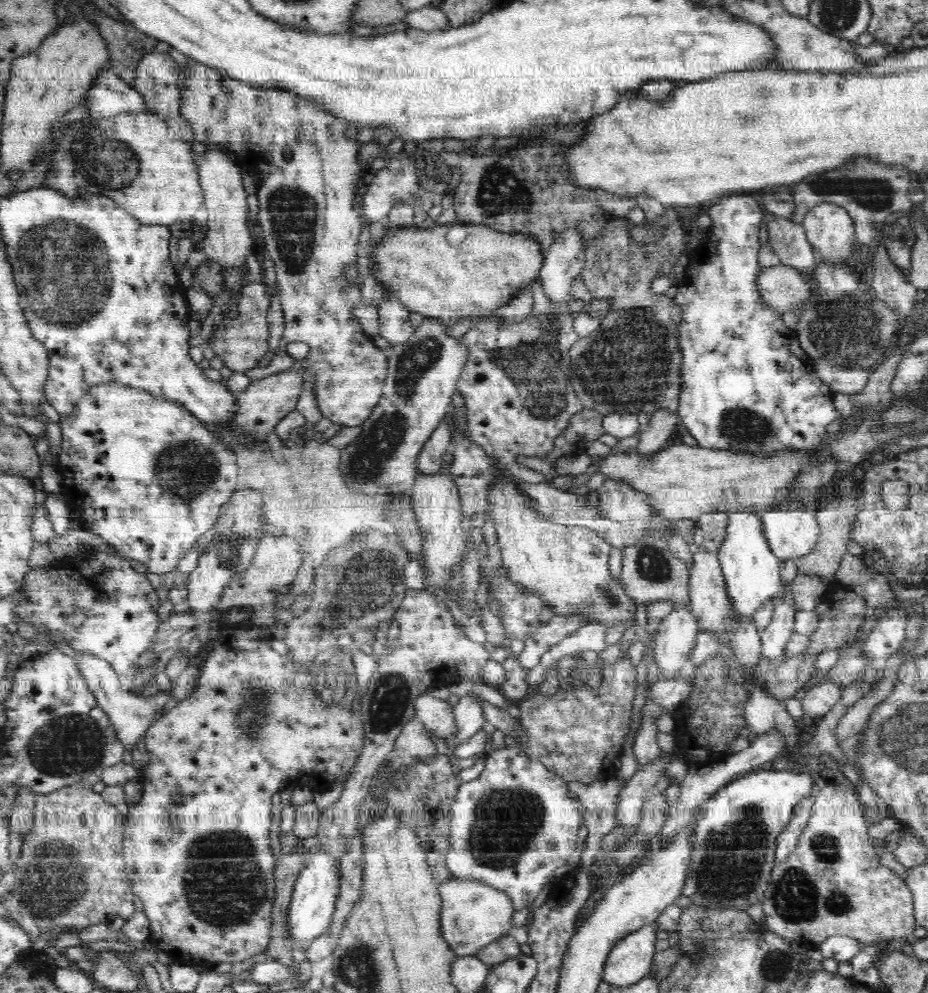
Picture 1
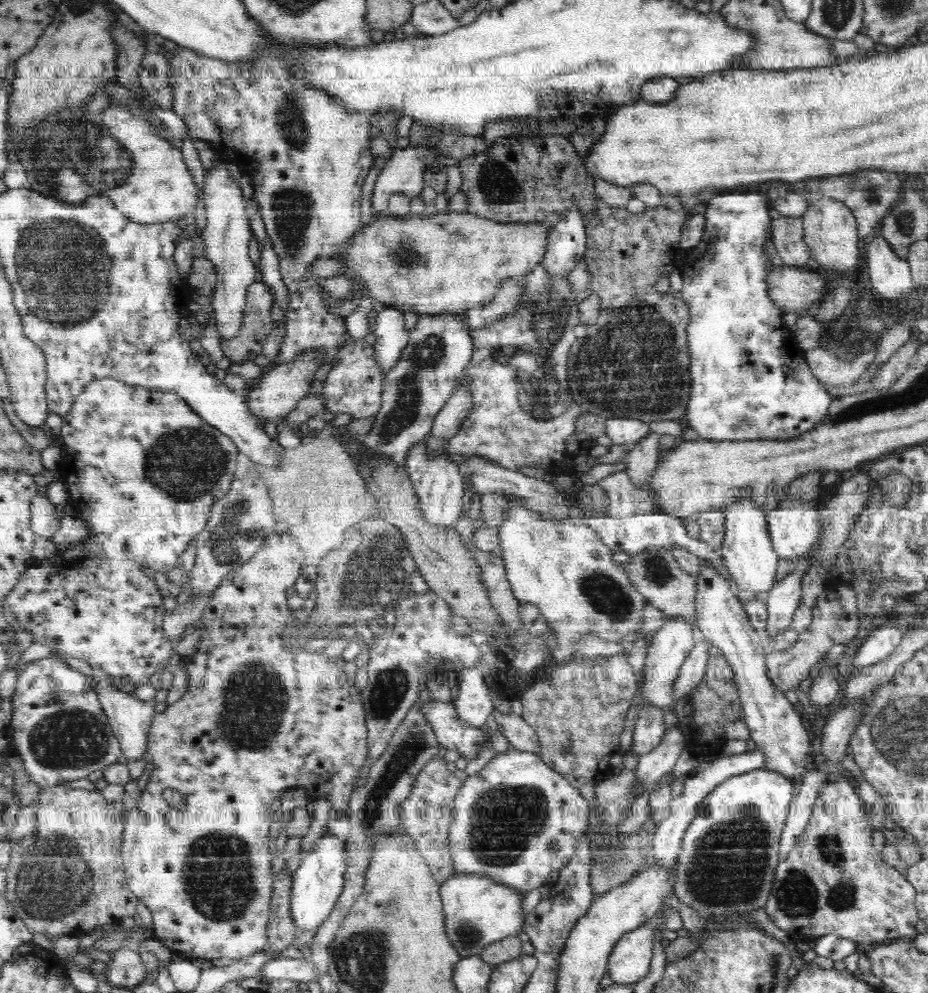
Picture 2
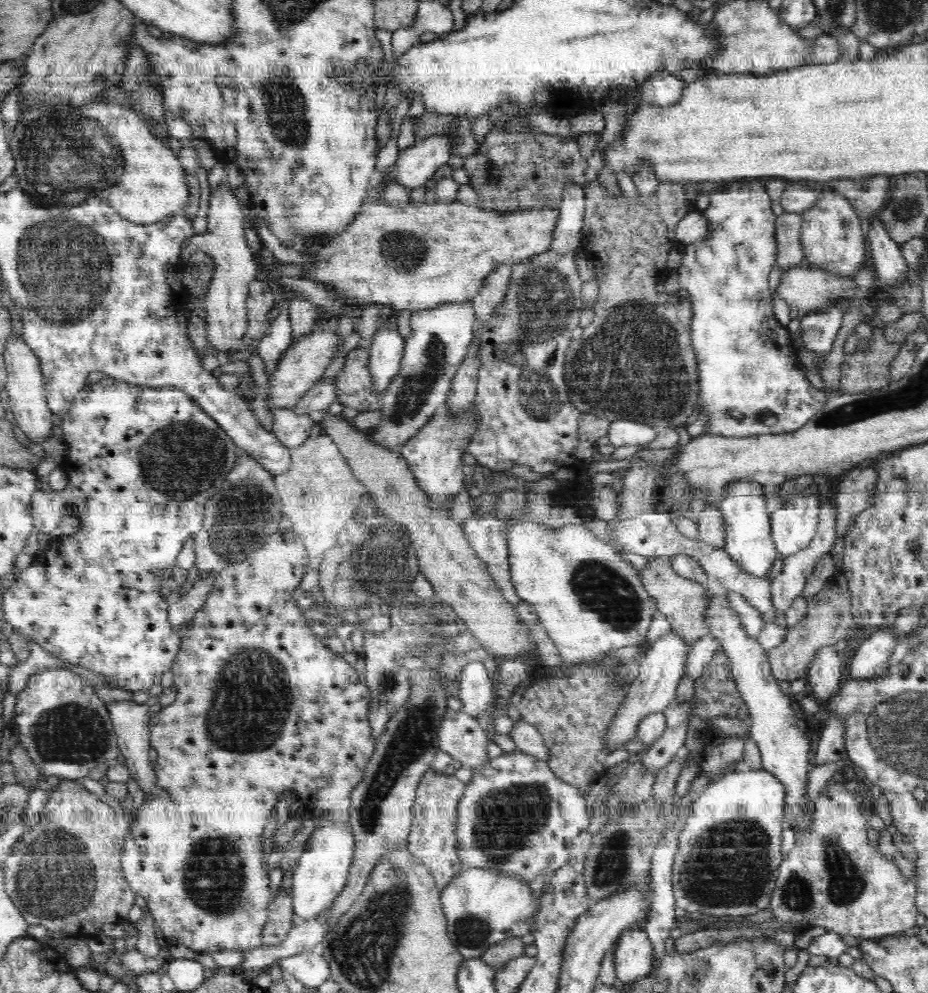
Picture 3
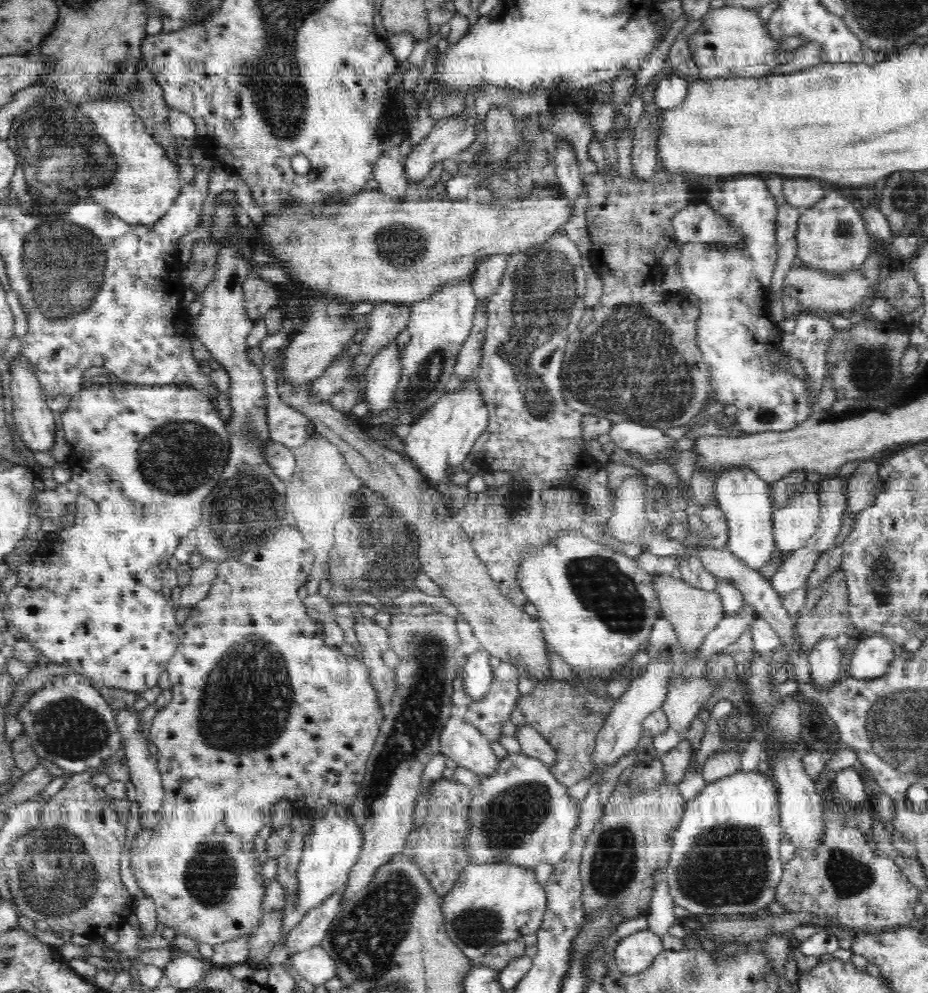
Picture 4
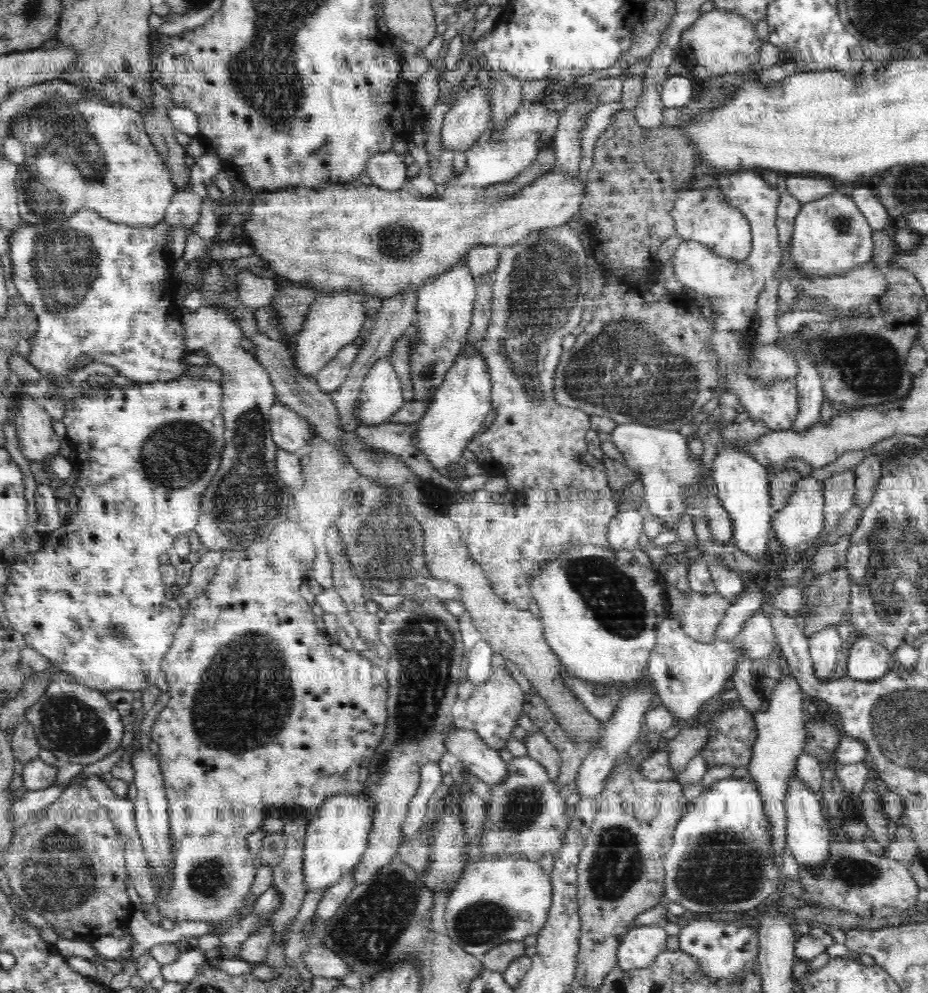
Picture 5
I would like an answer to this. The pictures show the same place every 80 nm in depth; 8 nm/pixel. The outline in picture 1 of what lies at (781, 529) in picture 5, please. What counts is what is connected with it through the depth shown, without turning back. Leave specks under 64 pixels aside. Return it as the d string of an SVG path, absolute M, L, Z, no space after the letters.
M783 503L770 511L761 512L760 516L765 526L766 541L774 556L781 561L794 561L812 553L820 534L812 510L790 510Z

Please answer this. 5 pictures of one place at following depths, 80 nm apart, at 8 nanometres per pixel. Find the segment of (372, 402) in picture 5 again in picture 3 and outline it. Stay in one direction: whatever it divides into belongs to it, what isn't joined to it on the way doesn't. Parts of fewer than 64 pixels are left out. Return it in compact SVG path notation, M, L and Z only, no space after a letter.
M386 319L372 337L368 369L378 398L400 370L404 338L396 328L396 319Z

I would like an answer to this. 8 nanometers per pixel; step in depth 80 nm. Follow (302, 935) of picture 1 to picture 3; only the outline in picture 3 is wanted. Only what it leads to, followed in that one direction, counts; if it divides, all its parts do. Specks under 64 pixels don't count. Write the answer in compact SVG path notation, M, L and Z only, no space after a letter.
M323 820L318 829L312 832L293 872L291 903L298 921L316 918L331 908L336 897L346 886L354 851L356 837L351 827L340 829Z

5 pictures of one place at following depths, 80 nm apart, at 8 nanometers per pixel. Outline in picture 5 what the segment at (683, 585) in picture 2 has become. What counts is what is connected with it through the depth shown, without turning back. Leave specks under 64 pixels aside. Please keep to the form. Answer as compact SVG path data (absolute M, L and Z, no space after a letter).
M666 584L669 619L678 622L683 633L701 644L713 642L716 627L726 616L730 603L721 594L686 593Z

